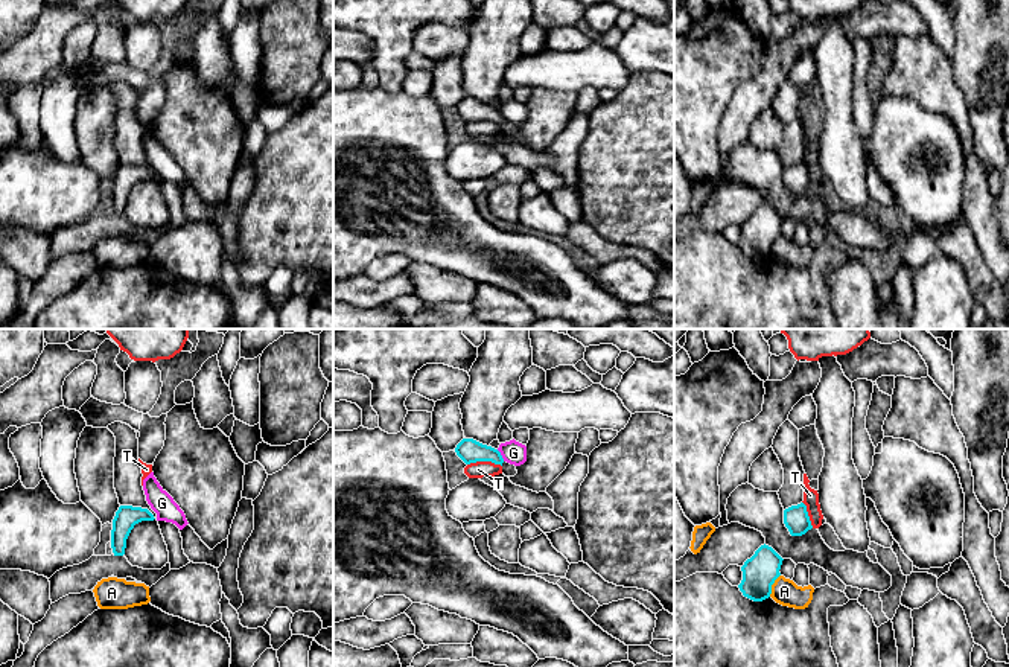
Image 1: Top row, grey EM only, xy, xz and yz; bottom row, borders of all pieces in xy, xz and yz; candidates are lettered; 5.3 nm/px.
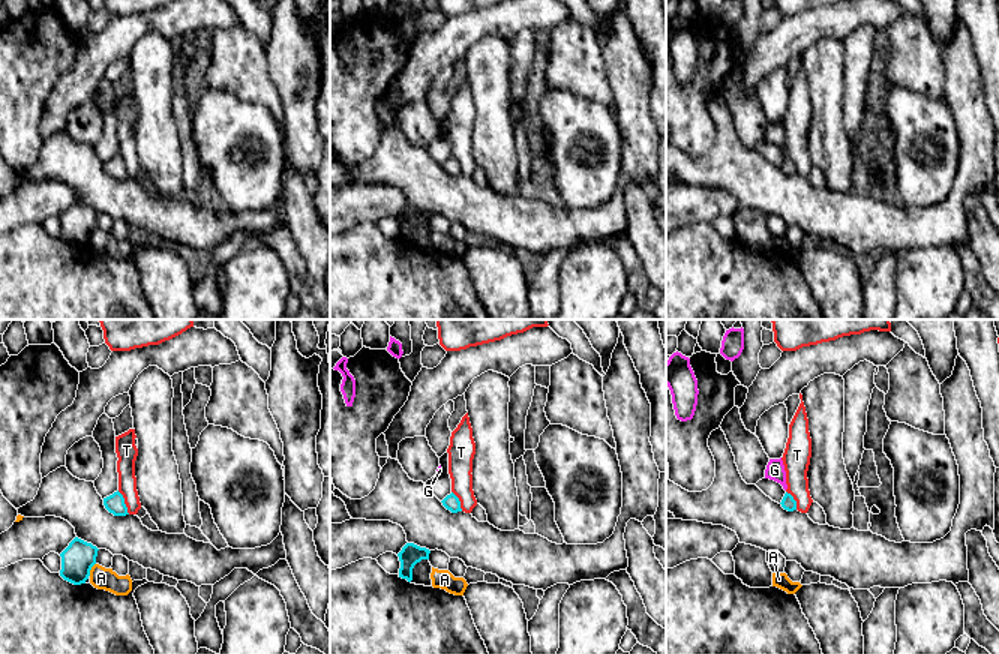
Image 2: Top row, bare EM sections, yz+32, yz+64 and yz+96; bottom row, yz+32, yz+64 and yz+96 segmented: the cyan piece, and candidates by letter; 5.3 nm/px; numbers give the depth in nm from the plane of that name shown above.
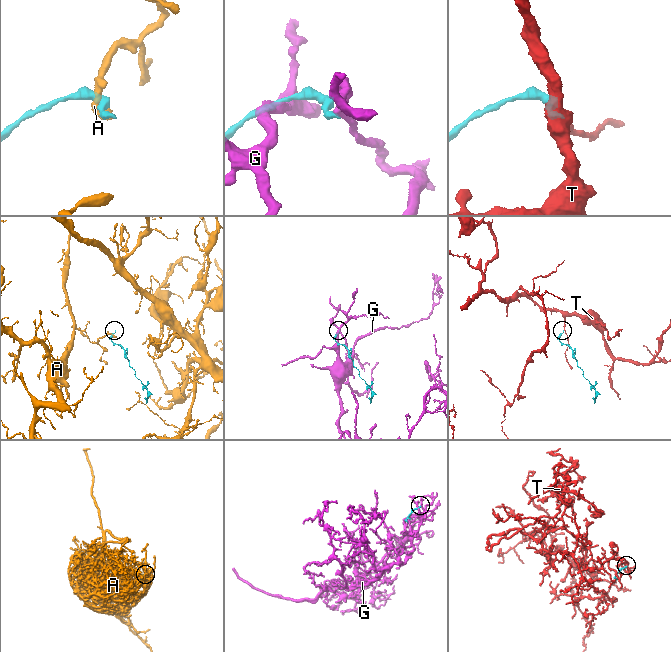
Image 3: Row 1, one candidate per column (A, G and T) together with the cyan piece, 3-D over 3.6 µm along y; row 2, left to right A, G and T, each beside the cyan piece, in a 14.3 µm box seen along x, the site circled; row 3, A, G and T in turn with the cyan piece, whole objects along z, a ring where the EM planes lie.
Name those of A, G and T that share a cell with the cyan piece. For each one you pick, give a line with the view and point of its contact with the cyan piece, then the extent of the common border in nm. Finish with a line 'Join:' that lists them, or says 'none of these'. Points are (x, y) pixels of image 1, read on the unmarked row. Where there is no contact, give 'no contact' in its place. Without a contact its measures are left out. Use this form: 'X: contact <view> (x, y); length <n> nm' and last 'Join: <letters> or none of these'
Join: none of these

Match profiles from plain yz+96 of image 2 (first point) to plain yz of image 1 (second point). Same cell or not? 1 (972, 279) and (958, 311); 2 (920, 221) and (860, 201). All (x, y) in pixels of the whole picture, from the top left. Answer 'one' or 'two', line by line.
1: two
2: two

